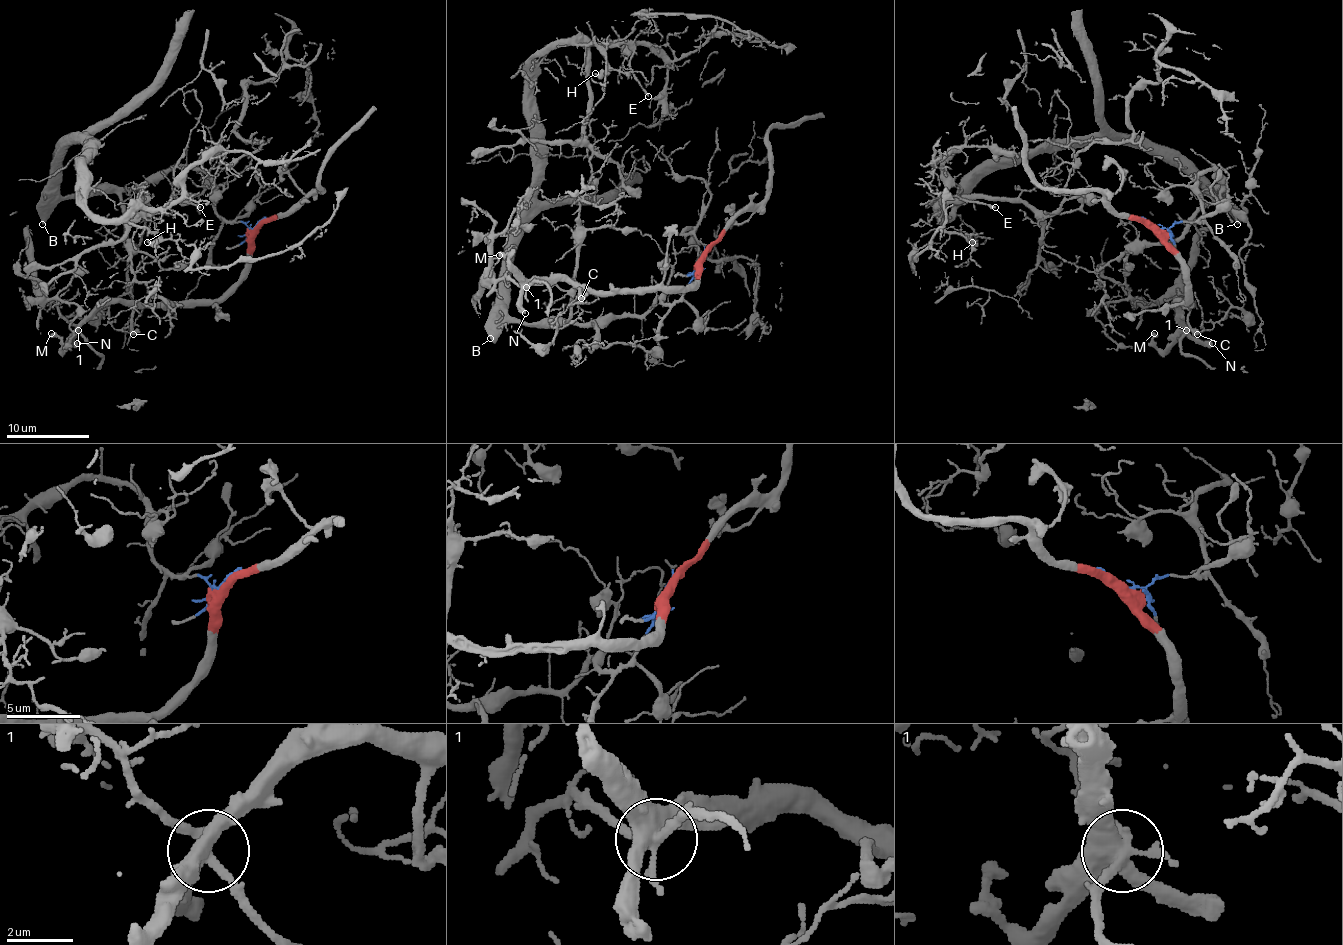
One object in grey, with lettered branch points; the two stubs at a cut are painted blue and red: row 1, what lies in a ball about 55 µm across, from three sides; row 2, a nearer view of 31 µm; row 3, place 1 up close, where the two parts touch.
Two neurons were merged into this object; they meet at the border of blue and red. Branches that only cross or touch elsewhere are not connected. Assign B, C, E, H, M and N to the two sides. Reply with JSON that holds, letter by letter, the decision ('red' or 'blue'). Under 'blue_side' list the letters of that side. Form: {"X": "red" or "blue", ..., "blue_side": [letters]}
{"B": "blue", "C": "red", "E": "blue", "H": "blue", "M": "red", "N": "red", "blue_side": ["B", "E", "H"]}

